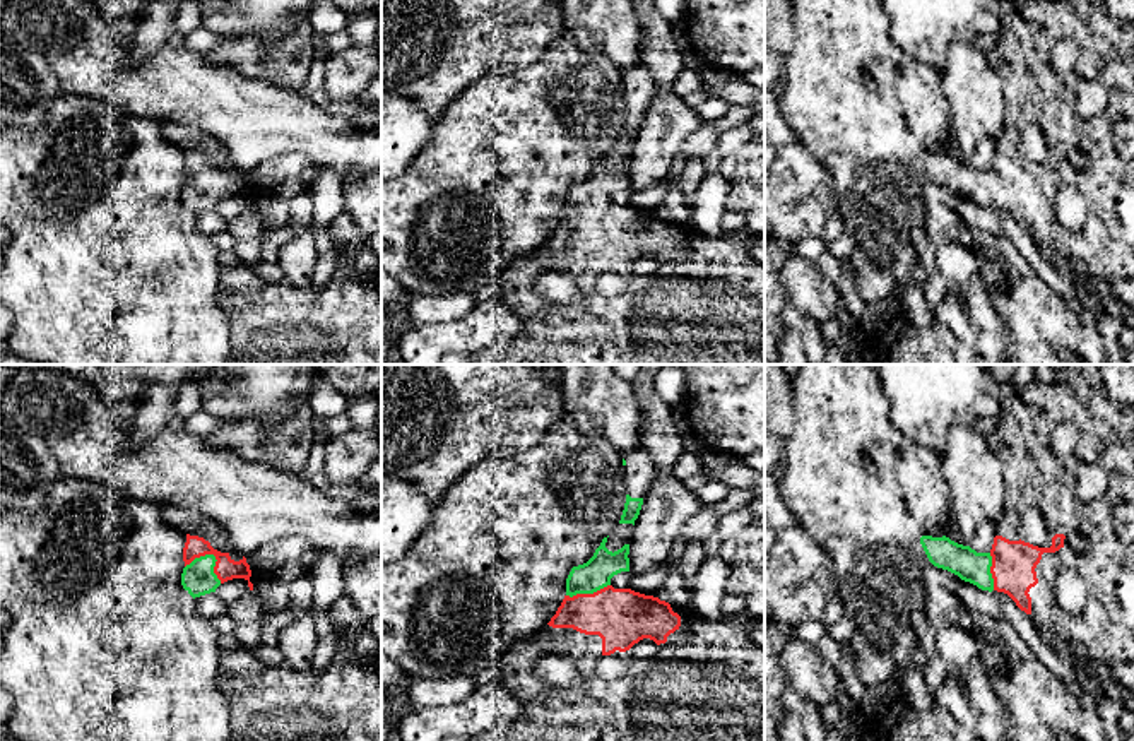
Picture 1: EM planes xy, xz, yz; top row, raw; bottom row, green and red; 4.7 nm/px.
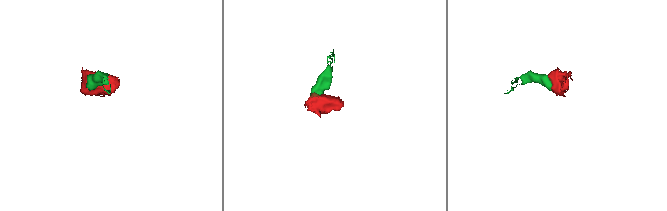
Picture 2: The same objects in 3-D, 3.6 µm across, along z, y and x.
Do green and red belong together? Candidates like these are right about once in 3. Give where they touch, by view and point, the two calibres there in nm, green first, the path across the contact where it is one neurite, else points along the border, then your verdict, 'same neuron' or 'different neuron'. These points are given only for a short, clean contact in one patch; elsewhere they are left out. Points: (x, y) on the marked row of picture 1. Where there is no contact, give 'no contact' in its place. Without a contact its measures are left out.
meets green in xy at (212, 555); 160 nm thick on the green side, 110 nm on the other; runs through xy (199, 579), (212, 555), (226, 569); same neuron

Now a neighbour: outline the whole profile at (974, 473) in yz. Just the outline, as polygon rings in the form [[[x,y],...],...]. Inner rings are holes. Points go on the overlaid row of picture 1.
[[[954,424],[949,430],[942,453],[942,474],[951,498],[949,525],[944,536],[968,546],[983,522],[995,524],[1006,513],[1004,460],[990,448],[987,436],[977,433],[972,426]]]

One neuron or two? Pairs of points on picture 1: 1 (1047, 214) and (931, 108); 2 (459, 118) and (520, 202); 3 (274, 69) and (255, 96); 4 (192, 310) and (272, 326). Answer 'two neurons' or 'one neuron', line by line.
1: two neurons
2: one neuron
3: two neurons
4: two neurons

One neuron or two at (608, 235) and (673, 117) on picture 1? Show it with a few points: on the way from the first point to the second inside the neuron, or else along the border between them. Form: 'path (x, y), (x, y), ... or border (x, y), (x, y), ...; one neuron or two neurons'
border (630, 161), (628, 187); two neurons

